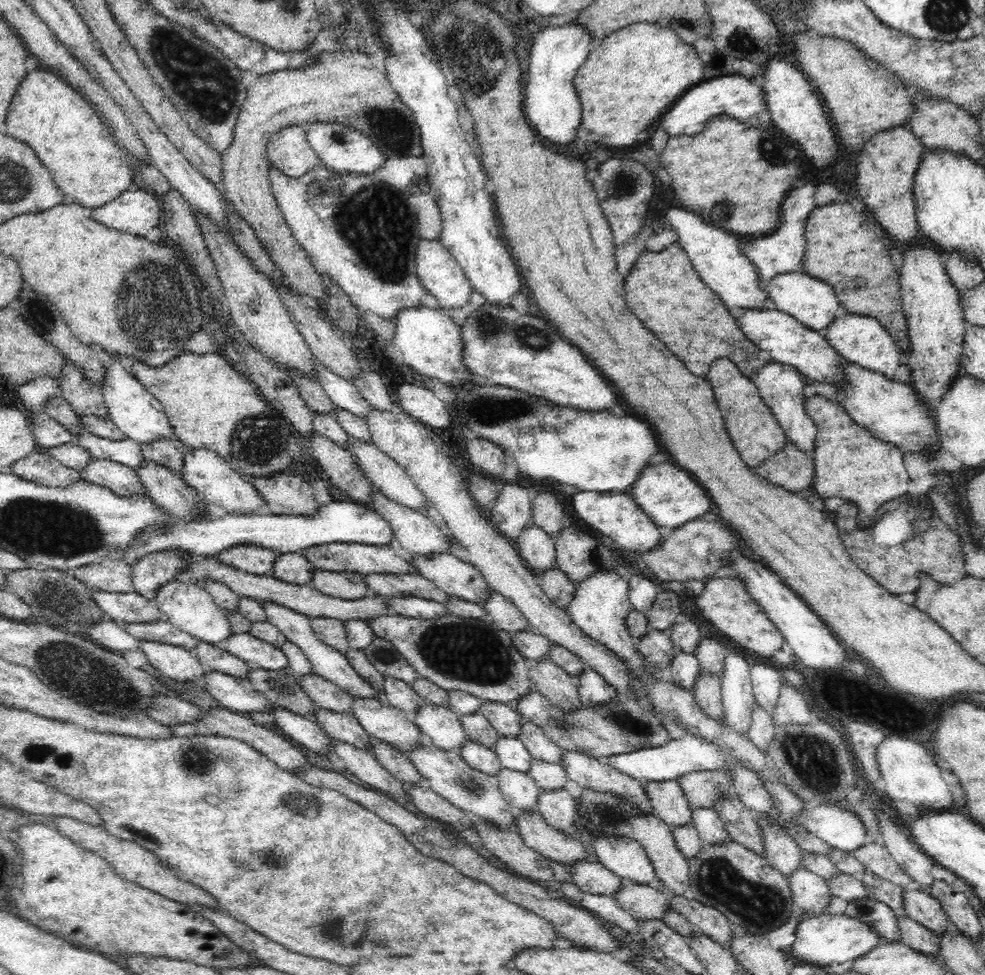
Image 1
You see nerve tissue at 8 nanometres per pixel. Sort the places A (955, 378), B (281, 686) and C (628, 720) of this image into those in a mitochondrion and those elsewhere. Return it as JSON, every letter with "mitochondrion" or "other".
{"A":"other","B":"mitochondrion","C":"mitochondrion"}

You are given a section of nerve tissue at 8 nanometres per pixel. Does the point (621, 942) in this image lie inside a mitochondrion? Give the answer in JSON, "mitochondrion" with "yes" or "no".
{"mitochondrion":"no"}

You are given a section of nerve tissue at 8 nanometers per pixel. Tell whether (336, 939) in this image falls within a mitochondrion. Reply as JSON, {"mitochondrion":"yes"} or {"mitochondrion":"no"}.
{"mitochondrion":"yes"}

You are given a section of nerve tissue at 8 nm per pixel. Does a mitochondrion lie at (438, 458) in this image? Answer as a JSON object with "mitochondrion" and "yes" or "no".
{"mitochondrion":"no"}

